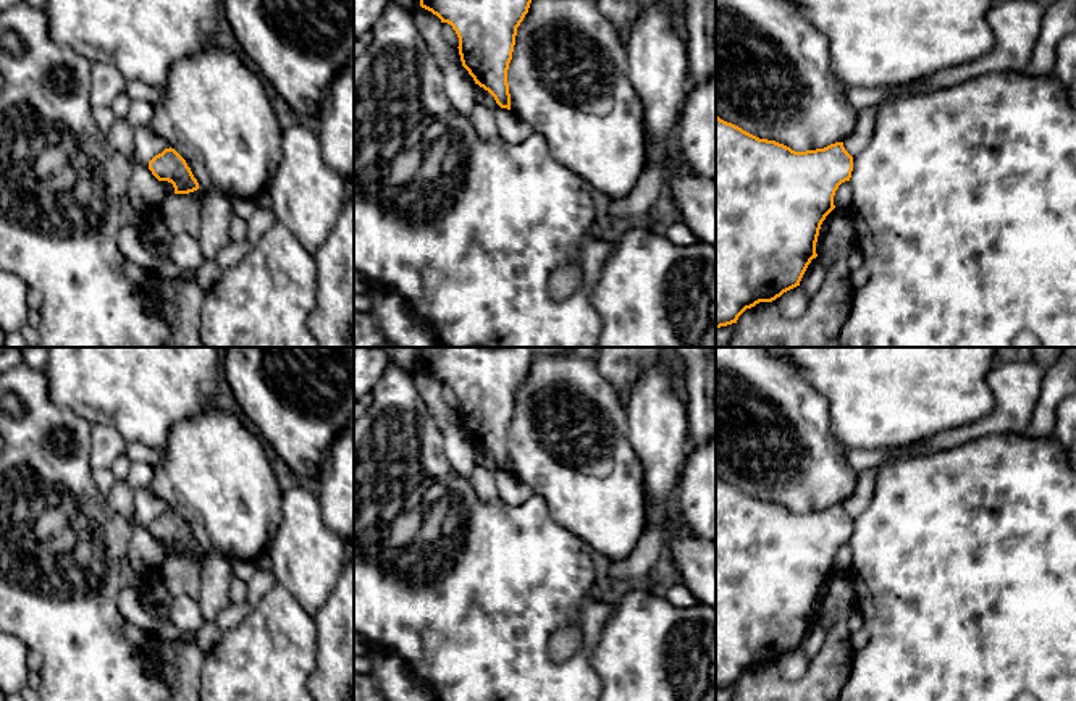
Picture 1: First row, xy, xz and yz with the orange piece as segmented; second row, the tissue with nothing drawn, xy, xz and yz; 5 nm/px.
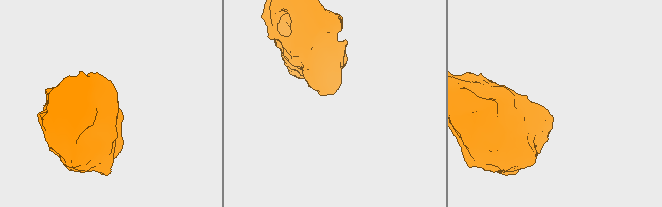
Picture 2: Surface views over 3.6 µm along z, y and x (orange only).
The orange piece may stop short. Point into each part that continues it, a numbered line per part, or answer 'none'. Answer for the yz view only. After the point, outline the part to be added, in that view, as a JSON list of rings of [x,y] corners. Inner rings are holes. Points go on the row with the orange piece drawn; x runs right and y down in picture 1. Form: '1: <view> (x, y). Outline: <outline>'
none

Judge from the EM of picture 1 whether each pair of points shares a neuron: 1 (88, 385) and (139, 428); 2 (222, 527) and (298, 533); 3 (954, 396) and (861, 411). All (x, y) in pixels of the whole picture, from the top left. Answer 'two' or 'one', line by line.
1: one
2: two
3: one

